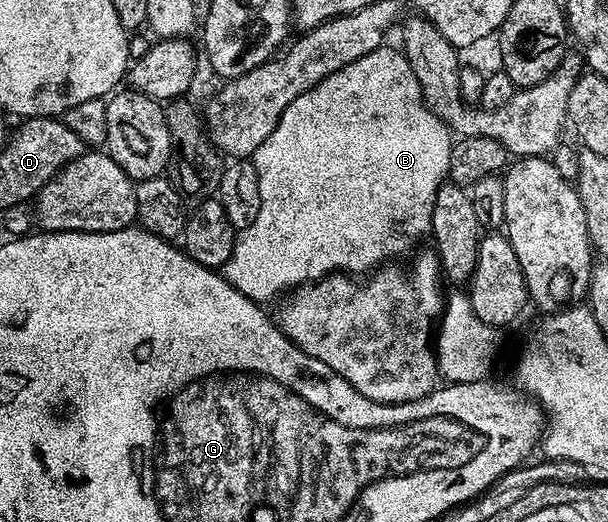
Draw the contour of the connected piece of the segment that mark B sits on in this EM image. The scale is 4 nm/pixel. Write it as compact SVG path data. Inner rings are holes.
M384 44L378 50L361 56L361 60L349 64L343 70L333 72L333 76L321 80L321 84L317 84L309 92L297 96L297 100L293 100L293 104L285 108L277 128L273 128L273 132L269 132L267 139L255 149L253 161L259 185L257 216L253 224L236 233L232 255L221 267L224 280L233 284L237 292L249 296L254 302L267 304L270 298L278 299L297 286L305 286L308 282L316 282L319 278L326 278L327 275L336 272L352 276L366 275L388 260L398 259L395 258L398 254L410 255L416 249L414 246L423 237L426 239L430 235L433 200L437 200L437 192L448 177L453 135L447 129L447 125L424 104L421 84L417 84L417 76L413 76L413 68L409 68L409 60L402 49L390 50L389 46Z

